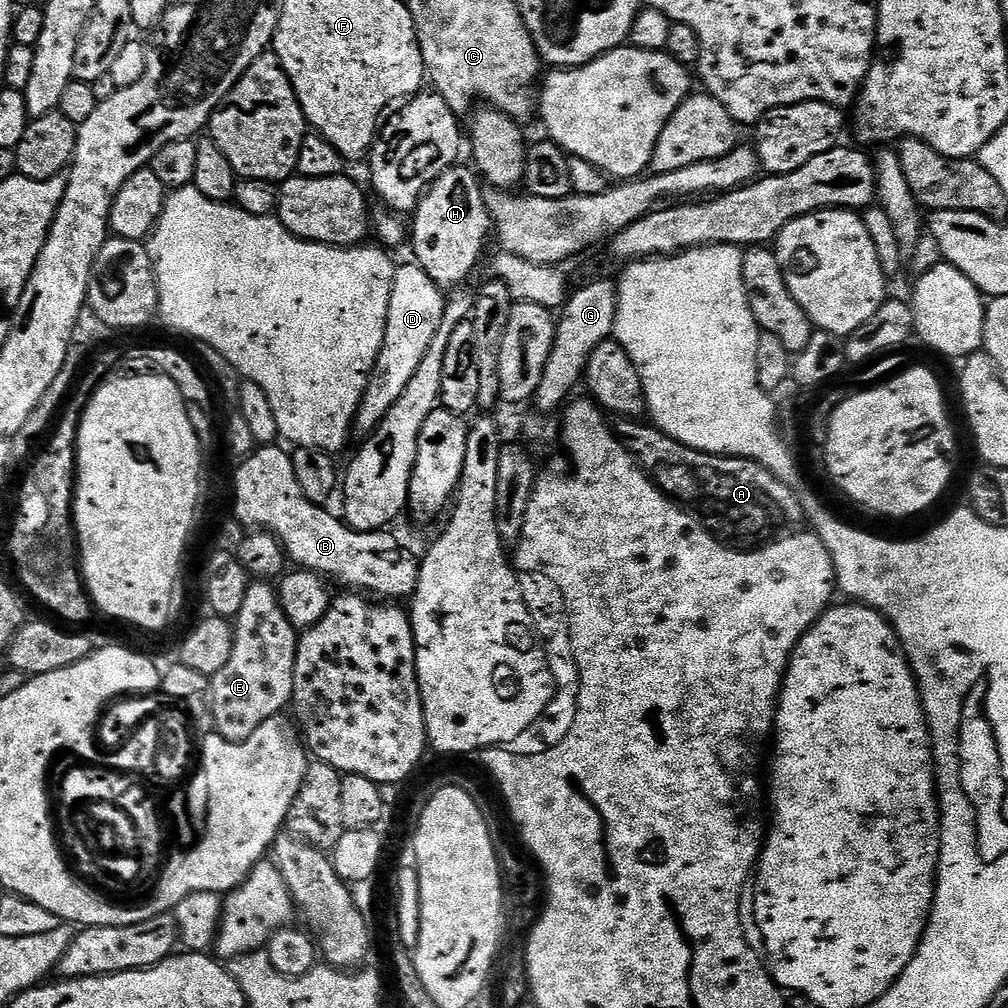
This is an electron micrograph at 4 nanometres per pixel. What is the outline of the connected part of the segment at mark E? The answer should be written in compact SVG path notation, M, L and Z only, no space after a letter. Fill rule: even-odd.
M268 582L249 583L246 598L242 598L242 610L234 618L234 646L230 650L230 662L210 678L212 684L212 720L216 723L215 735L227 740L245 740L262 726L262 722L281 715L283 708L292 703L294 690L294 662L298 630L288 619L276 597L276 588Z

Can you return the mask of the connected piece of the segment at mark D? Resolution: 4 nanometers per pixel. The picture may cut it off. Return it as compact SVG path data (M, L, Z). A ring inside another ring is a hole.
M401 263L397 267L390 290L386 334L376 365L372 367L372 372L368 376L368 385L354 421L355 431L361 432L361 437L371 436L373 430L382 422L382 418L386 418L390 406L398 402L398 397L402 394L402 390L406 390L410 378L414 378L414 373L418 371L418 365L422 363L422 358L426 355L426 349L434 339L438 326L442 326L445 303L445 293L419 264Z

